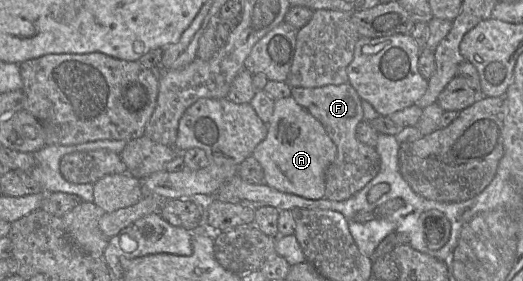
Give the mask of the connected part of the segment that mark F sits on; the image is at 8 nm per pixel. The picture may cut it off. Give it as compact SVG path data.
M347 82L341 85L326 85L317 88L294 87L292 97L296 102L312 114L325 128L337 147L337 155L325 173L325 198L333 201L344 201L365 187L380 171L381 159L376 147L362 143L356 136L357 126L364 119L362 99L352 85Z

